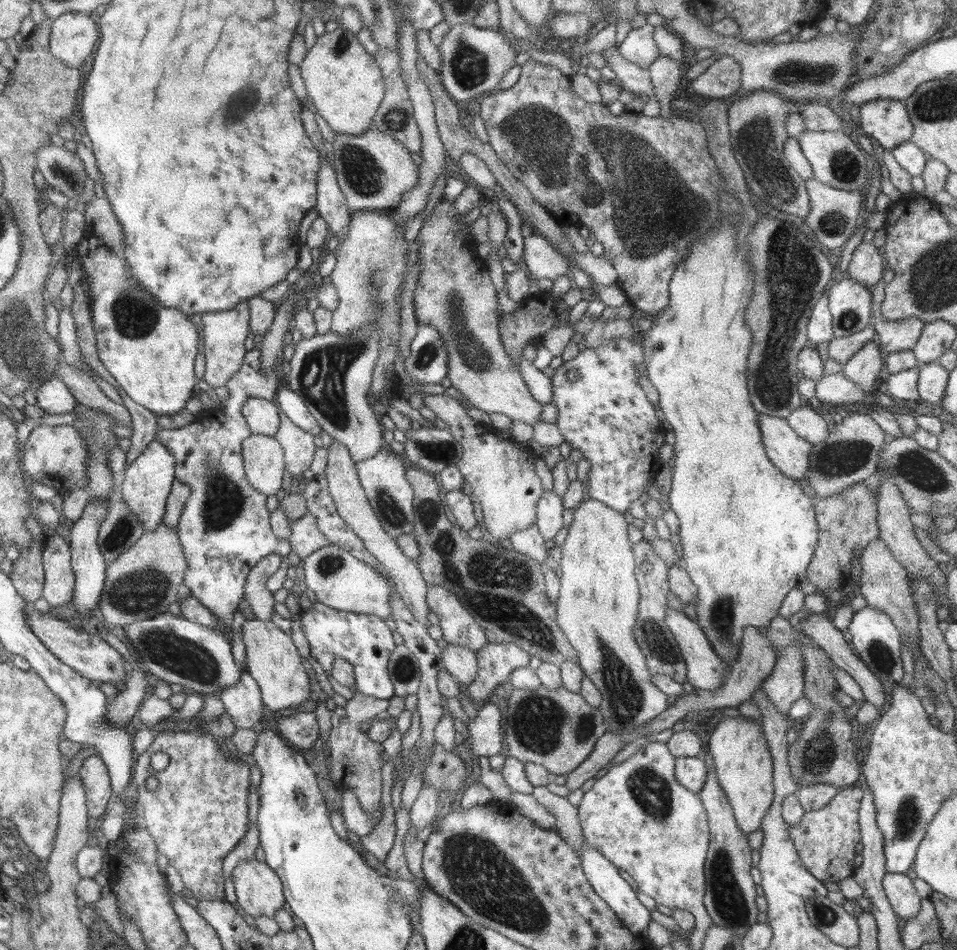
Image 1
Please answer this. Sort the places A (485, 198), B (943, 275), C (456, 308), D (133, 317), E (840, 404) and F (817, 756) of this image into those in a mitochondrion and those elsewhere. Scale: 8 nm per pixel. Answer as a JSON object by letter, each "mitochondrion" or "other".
{"A":"other","B":"mitochondrion","C":"mitochondrion","D":"mitochondrion","E":"other","F":"mitochondrion"}

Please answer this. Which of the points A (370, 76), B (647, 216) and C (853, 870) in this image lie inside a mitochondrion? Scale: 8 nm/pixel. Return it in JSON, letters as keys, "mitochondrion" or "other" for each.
{"A":"other","B":"mitochondrion","C":"other"}

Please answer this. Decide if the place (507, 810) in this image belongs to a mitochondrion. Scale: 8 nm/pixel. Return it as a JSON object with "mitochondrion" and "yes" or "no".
{"mitochondrion":"no"}

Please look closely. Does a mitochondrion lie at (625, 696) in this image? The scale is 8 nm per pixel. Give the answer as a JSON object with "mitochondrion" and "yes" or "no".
{"mitochondrion":"yes"}

